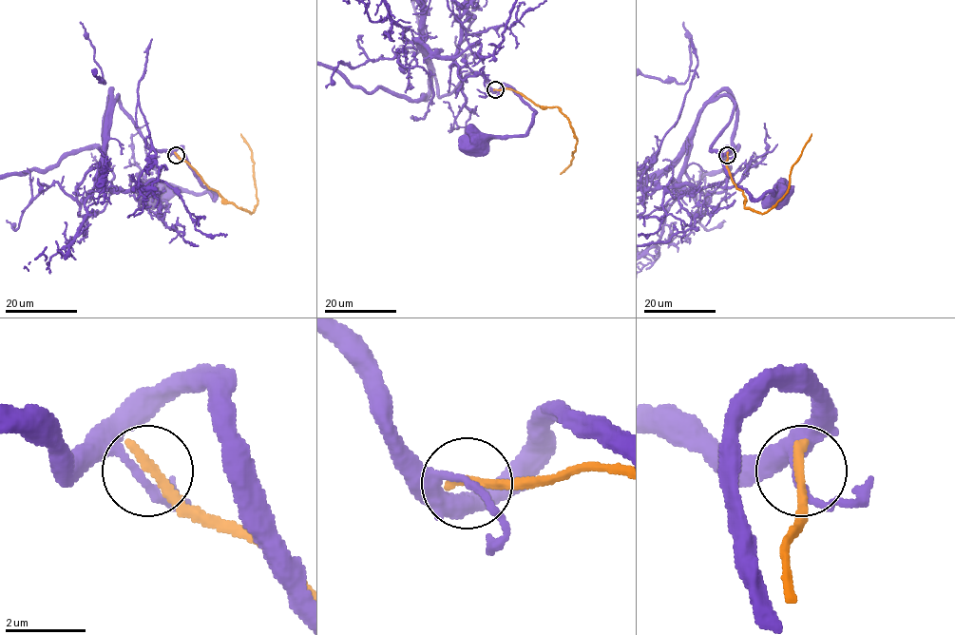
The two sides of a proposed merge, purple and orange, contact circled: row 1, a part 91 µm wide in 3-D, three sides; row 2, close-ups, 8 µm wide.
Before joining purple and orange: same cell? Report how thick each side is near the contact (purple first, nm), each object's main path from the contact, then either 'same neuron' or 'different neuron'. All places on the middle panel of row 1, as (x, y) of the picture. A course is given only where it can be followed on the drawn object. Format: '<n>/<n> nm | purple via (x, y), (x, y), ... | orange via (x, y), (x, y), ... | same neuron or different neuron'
190/280 nm | purple via (495, 89), (503, 84), (508, 86), (534, 111), (533, 124), (525, 134), (487, 137), (475, 145) | orange via (495, 90), (510, 88), (540, 107), (557, 107), (567, 118), (577, 138), (576, 148), (571, 163), (560, 174) | different neuron

